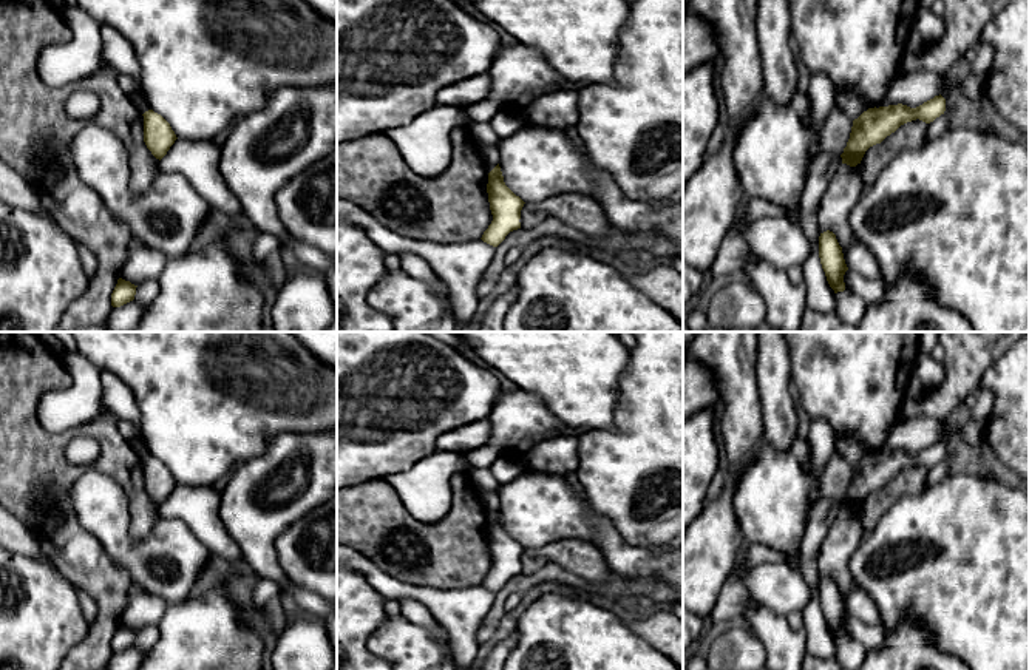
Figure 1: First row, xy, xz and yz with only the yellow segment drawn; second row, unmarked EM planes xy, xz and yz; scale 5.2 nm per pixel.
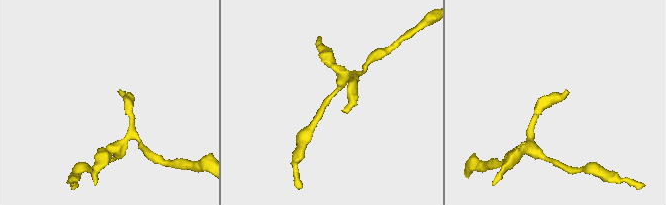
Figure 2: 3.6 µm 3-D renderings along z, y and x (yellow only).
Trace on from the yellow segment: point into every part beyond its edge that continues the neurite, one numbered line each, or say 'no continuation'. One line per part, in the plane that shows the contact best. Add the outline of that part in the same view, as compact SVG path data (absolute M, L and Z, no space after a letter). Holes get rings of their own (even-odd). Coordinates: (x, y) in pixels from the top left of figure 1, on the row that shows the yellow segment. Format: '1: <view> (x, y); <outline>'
no continuation

